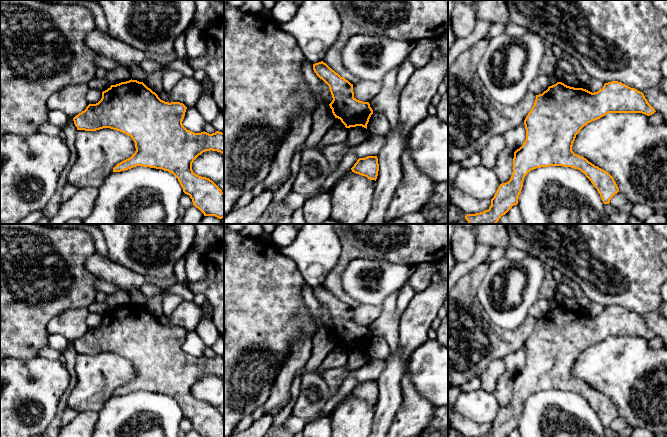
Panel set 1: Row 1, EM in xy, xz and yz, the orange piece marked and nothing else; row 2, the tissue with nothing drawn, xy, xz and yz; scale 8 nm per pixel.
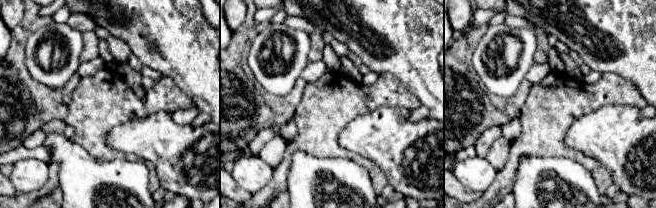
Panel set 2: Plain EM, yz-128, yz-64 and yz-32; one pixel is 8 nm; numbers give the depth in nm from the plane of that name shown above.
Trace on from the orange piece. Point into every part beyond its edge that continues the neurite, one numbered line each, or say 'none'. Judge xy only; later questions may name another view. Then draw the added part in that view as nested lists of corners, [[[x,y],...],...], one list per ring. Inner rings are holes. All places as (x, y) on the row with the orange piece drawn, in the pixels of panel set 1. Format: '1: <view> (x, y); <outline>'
none

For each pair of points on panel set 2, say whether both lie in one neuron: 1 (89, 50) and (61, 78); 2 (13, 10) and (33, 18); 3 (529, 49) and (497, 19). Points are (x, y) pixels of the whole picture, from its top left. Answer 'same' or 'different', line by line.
1: different
2: different
3: different

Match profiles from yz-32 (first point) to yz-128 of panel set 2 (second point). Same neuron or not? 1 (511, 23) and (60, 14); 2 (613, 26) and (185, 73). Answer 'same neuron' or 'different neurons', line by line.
1: different neurons
2: same neuron

